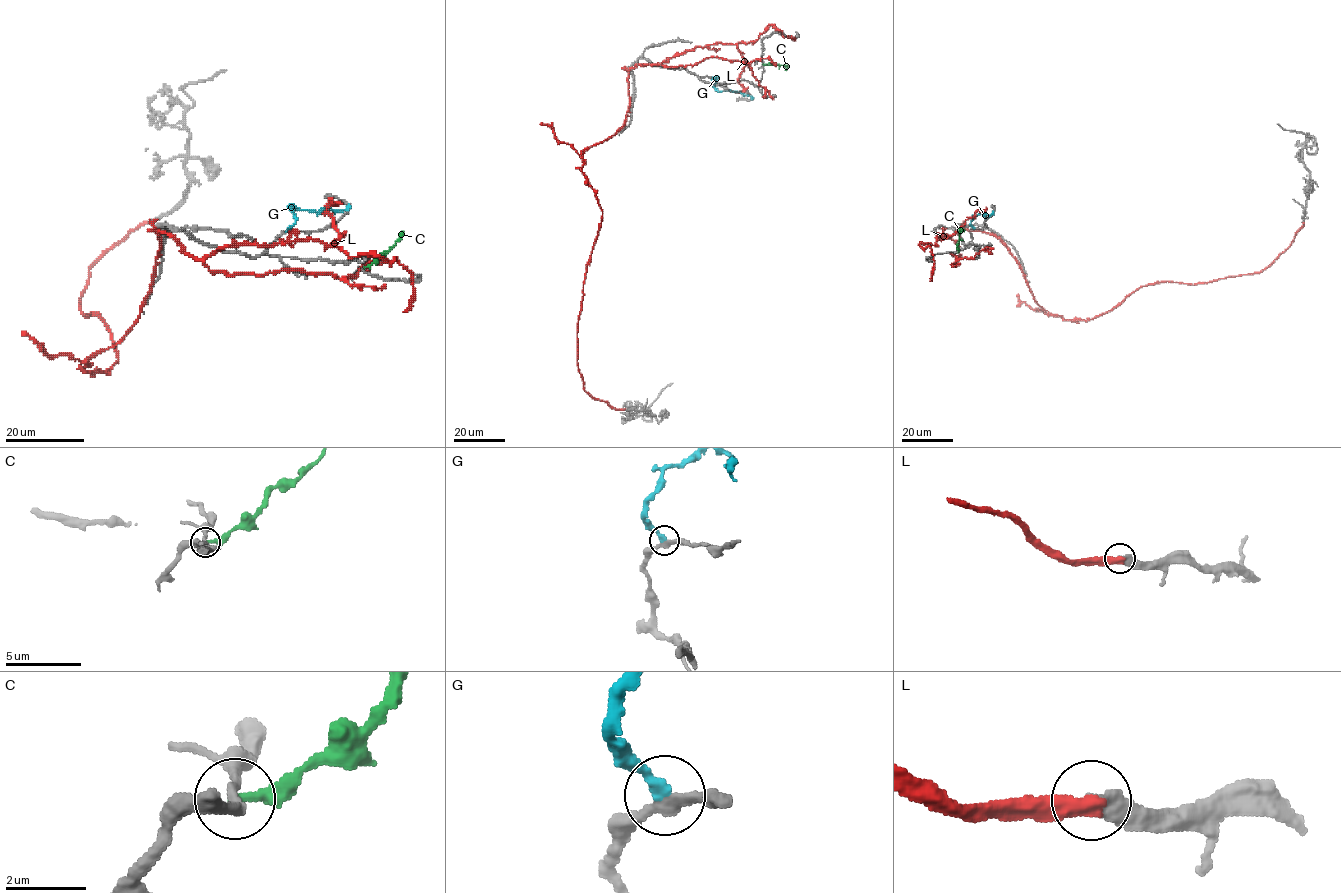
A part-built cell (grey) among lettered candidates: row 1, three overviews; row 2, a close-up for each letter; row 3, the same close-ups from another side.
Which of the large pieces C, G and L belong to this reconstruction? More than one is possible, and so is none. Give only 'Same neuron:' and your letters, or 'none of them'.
Same neuron: none of them

